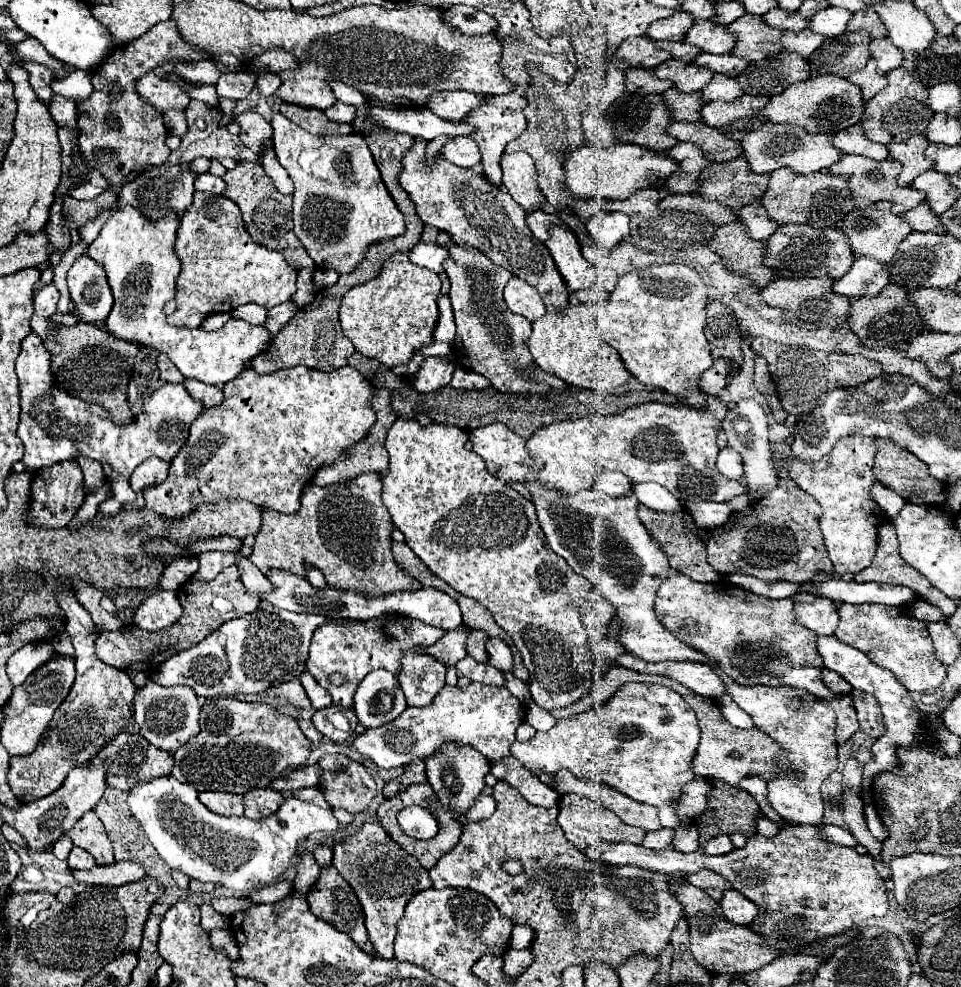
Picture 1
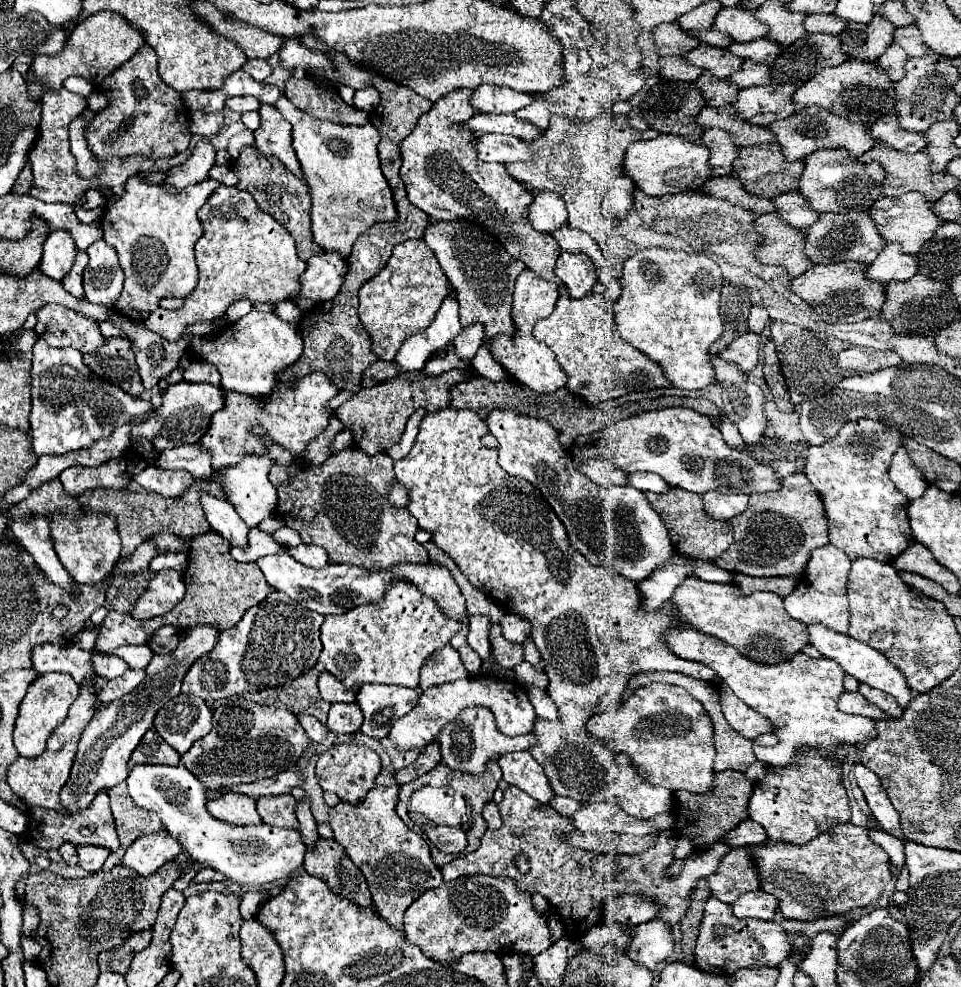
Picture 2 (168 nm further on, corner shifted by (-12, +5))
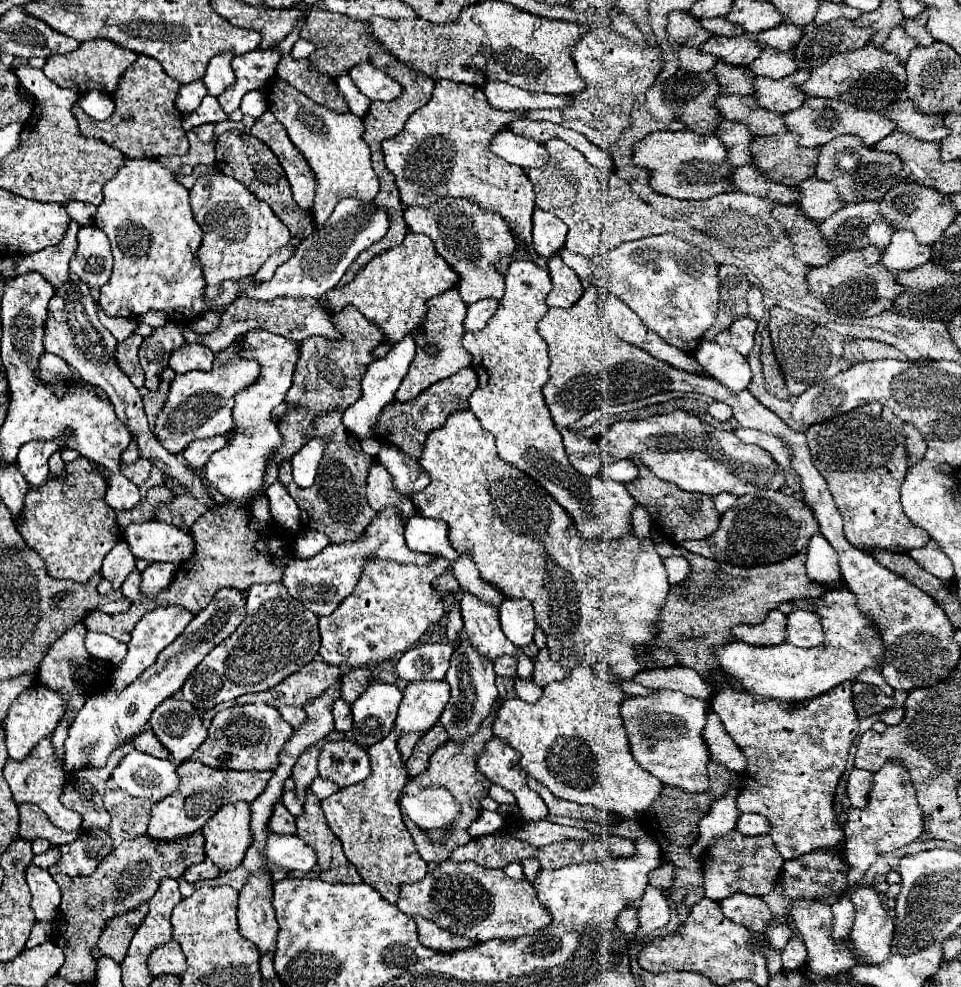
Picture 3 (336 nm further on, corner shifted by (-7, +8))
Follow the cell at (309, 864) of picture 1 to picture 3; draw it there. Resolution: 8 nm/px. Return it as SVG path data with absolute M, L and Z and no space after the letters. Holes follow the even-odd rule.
M332 732L328 738L324 738L320 744L314 744L312 748L308 748L300 758L298 762L294 764L294 770L292 770L292 780L294 780L294 794L304 794L310 786L310 782L318 776L316 772L316 764L318 764L318 752L322 748L324 742L330 742L330 740L338 740L338 738L344 738L340 732Z

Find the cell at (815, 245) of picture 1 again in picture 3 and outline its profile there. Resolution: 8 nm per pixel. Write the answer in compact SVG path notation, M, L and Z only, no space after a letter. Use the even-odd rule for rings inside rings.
M860 202L860 204L846 204L838 212L834 212L828 220L820 222L820 234L824 236L826 244L836 252L850 252L850 250L862 250L866 246L884 248L892 236L892 228L888 228L886 220L878 212L878 202Z

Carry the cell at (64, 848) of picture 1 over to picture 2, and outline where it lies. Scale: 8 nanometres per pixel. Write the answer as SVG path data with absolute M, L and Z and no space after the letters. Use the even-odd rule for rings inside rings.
M63 843L59 853L67 865L77 865L77 847L73 843Z

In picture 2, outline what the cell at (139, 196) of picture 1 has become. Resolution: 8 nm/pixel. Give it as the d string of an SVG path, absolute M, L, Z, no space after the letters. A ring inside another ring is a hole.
M201 137L193 149L193 155L183 165L169 171L165 183L171 183L175 189L185 189L187 185L201 183L203 179L207 179L207 173L213 165L215 165L215 149L205 137Z

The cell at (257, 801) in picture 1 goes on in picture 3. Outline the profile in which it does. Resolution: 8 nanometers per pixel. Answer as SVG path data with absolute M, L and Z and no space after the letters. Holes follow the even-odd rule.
M278 800L274 804L274 810L272 810L272 816L268 820L268 828L272 832L278 832L278 834L294 834L296 832L296 824L294 824L294 816L284 808L284 804Z

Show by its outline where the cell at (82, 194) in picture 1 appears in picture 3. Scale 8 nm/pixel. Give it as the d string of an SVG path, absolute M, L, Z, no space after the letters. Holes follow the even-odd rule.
M68 202L66 212L70 214L70 218L74 218L76 222L80 222L82 226L92 226L94 224L94 214L96 214L96 206L94 204L86 204L86 202Z

